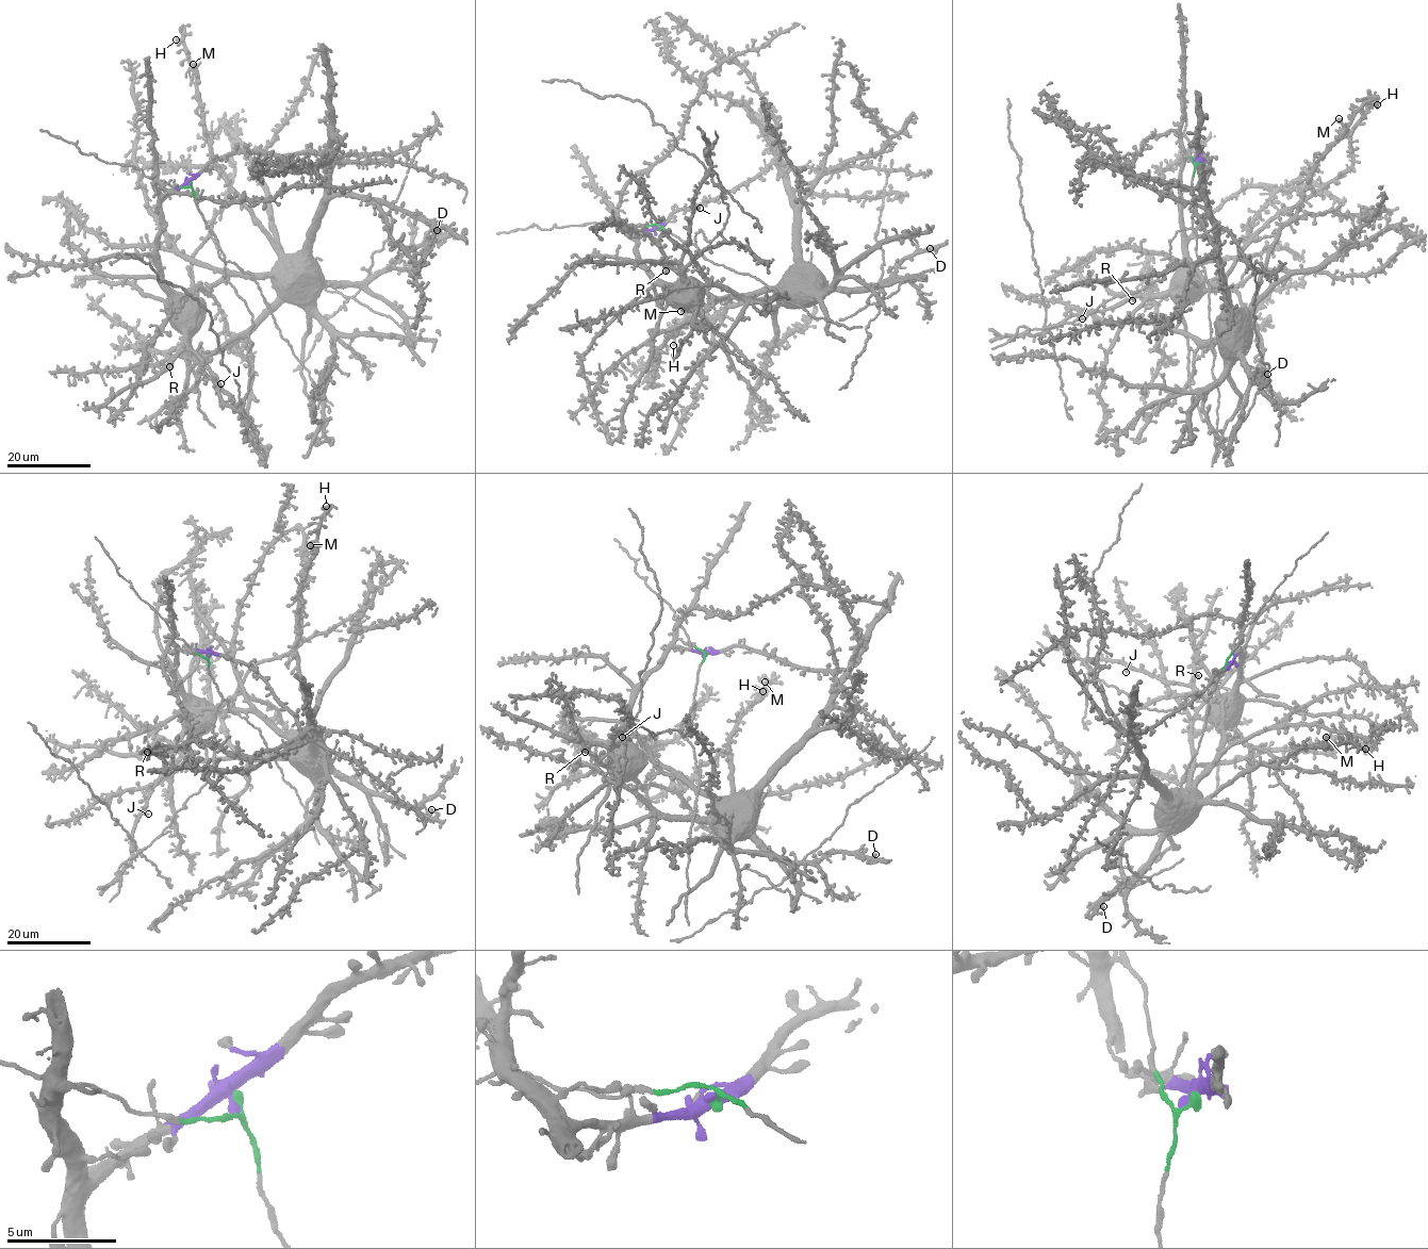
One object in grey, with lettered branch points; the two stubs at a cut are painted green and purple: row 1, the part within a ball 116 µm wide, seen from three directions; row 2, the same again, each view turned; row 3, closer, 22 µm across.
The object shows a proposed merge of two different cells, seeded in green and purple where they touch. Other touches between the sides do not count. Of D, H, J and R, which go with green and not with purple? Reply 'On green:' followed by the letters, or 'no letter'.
On green: D, H

